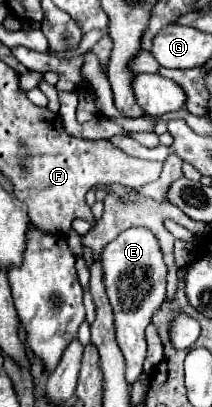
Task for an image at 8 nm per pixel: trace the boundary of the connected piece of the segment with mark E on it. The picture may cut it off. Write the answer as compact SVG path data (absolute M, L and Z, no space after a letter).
M128 228L116 240L112 240L102 252L106 292L116 318L116 338L124 354L127 382L132 385L140 379L146 358L144 330L150 324L152 314L160 308L166 298L166 262L162 258L160 244L148 228Z

